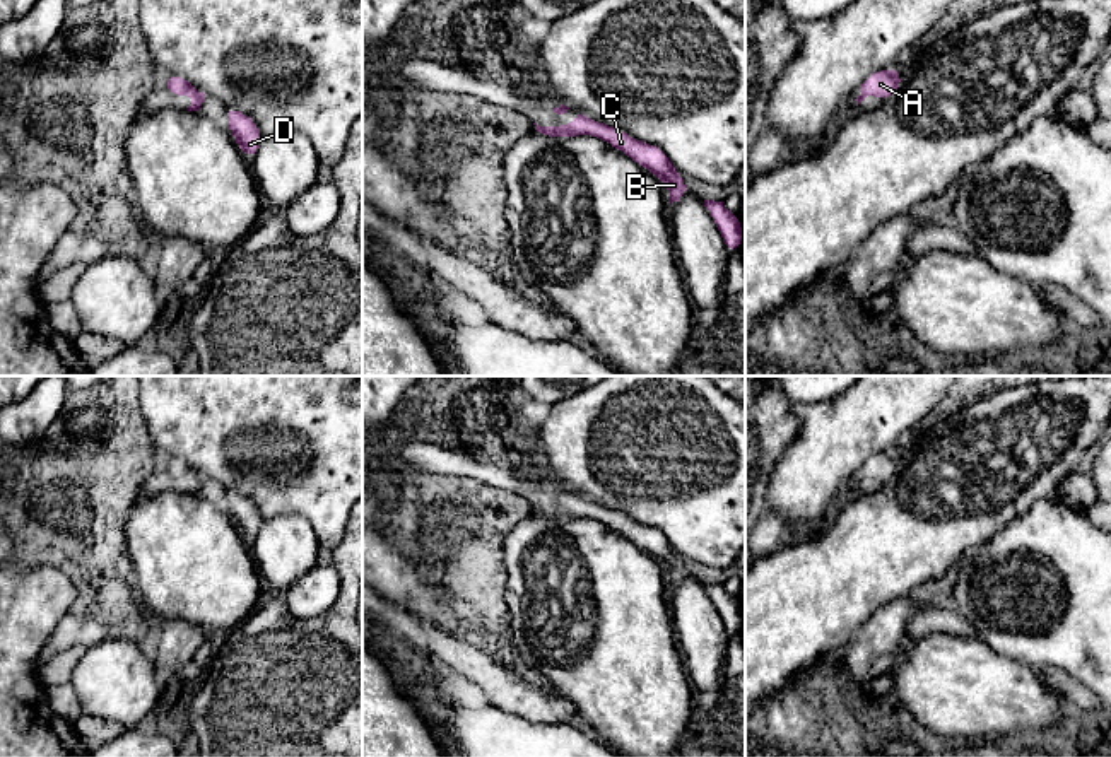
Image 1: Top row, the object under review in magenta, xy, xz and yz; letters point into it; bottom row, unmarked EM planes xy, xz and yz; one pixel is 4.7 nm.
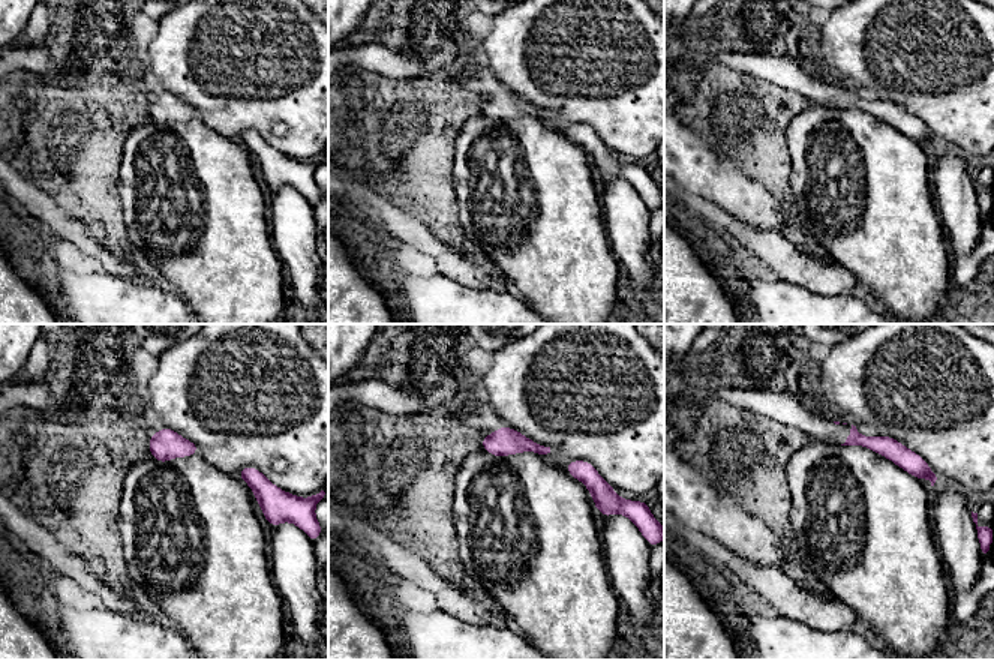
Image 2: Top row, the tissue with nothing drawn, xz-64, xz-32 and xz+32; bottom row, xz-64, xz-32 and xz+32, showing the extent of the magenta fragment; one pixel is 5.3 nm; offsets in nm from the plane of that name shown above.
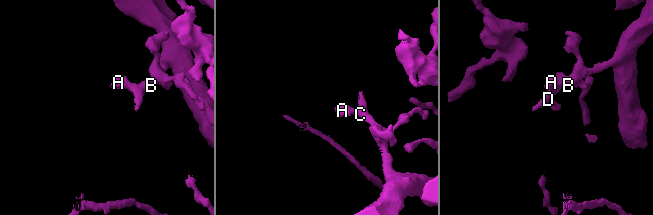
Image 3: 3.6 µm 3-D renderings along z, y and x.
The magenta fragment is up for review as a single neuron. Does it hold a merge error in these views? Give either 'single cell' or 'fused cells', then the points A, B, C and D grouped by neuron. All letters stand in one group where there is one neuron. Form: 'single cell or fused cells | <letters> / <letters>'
single cell | A B C D

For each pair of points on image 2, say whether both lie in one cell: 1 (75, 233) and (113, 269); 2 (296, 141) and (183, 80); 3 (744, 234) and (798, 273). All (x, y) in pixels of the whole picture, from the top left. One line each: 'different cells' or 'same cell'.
1: same cell
2: same cell
3: same cell

